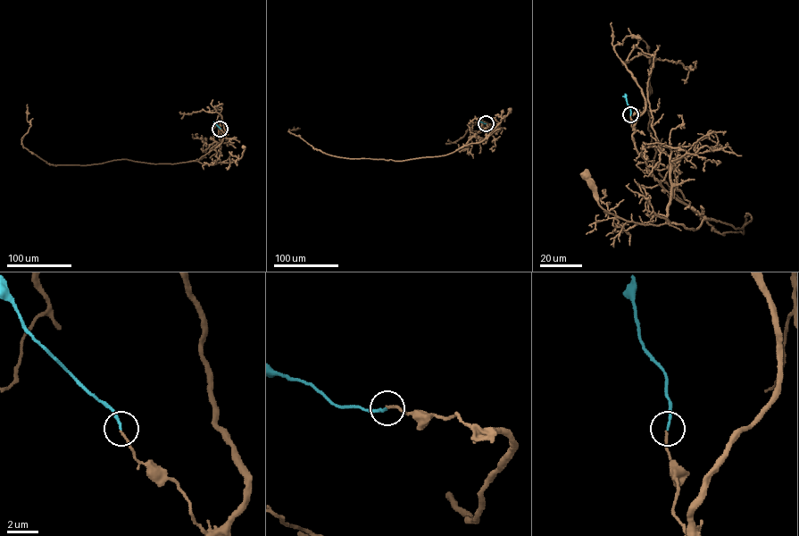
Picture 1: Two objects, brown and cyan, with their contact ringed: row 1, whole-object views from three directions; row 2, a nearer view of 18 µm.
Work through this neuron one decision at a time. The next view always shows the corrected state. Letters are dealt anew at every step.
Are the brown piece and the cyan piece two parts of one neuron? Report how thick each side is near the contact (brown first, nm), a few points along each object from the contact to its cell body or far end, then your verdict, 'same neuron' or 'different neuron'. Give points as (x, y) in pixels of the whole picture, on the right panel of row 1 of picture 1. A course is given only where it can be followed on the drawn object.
160/160 nm | brown via (630, 115), (635, 147), (653, 175), (706, 218), (695, 230), (628, 221), (602, 207), (586, 176) | cyan via (630, 114), (625, 94) | same neuron

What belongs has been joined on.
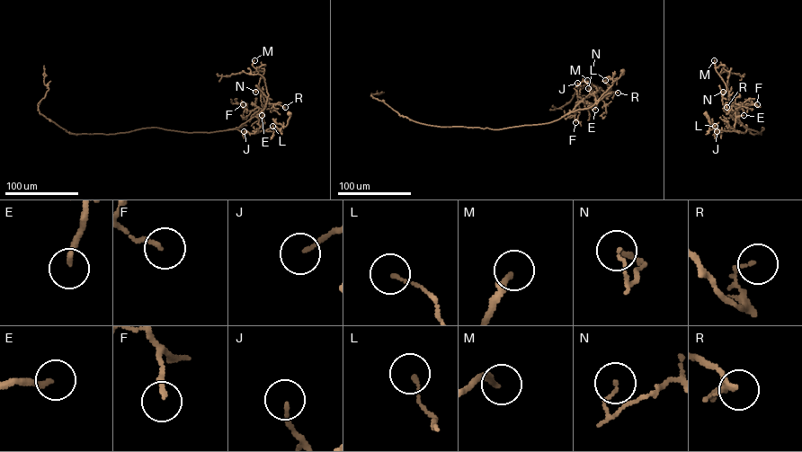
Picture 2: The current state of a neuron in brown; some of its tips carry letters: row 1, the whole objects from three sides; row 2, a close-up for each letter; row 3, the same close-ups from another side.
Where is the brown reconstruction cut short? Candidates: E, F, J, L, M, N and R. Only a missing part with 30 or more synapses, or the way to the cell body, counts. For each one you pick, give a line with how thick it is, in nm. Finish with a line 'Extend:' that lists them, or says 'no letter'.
E: calibre 200 nm
M: calibre 190 nm
Extend: E, M

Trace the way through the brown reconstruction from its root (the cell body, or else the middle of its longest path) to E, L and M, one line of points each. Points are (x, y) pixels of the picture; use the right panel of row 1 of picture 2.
E: (706, 114), (713, 127), (730, 131), (735, 130), (735, 119), (744, 115)
L: (706, 114), (709, 124), (720, 129), (717, 131), (715, 126)
M: (706, 114), (709, 124), (720, 129), (744, 133), (748, 128), (723, 104), (726, 87), (716, 69), (714, 60)

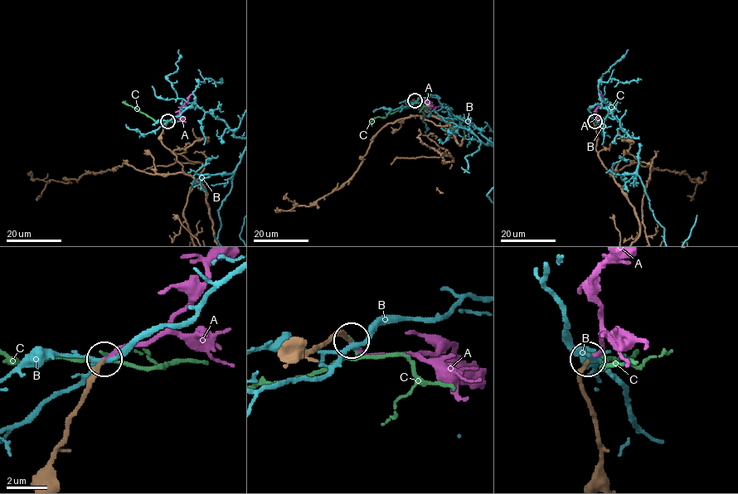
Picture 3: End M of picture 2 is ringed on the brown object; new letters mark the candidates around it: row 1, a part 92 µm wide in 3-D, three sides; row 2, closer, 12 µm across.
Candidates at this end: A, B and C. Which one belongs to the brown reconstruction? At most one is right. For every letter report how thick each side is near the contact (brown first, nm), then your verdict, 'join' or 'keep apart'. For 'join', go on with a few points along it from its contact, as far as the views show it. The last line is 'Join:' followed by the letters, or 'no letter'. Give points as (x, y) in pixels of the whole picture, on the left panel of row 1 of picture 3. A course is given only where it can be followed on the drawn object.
A: 200/200 nm | join | via (167, 121), (173, 119), (194, 93)
B: 200/190 nm | keep apart
C: 200/90 nm | keep apart
Join: A

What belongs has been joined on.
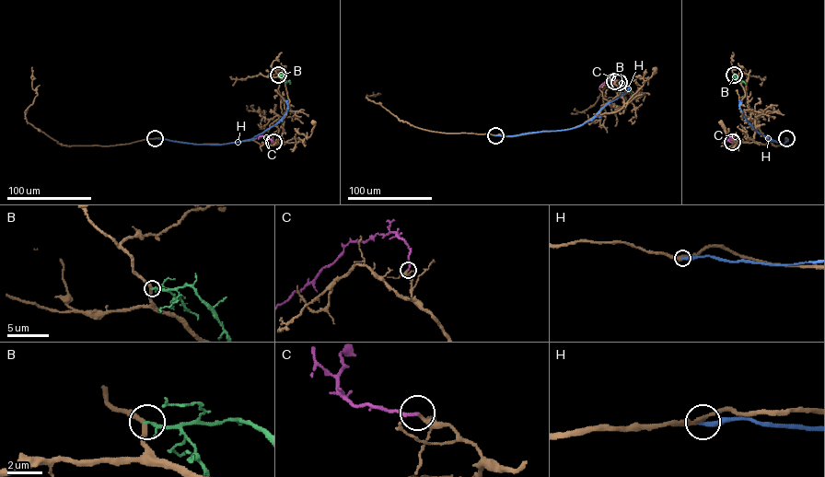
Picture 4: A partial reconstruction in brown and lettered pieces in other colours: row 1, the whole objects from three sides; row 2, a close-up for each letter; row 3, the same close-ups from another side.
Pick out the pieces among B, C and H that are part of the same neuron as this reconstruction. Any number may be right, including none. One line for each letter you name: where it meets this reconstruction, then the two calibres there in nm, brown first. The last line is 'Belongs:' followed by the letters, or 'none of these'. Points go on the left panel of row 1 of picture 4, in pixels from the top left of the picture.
C: contact (273, 142); calibres 160 and 180 nm
Belongs: C

